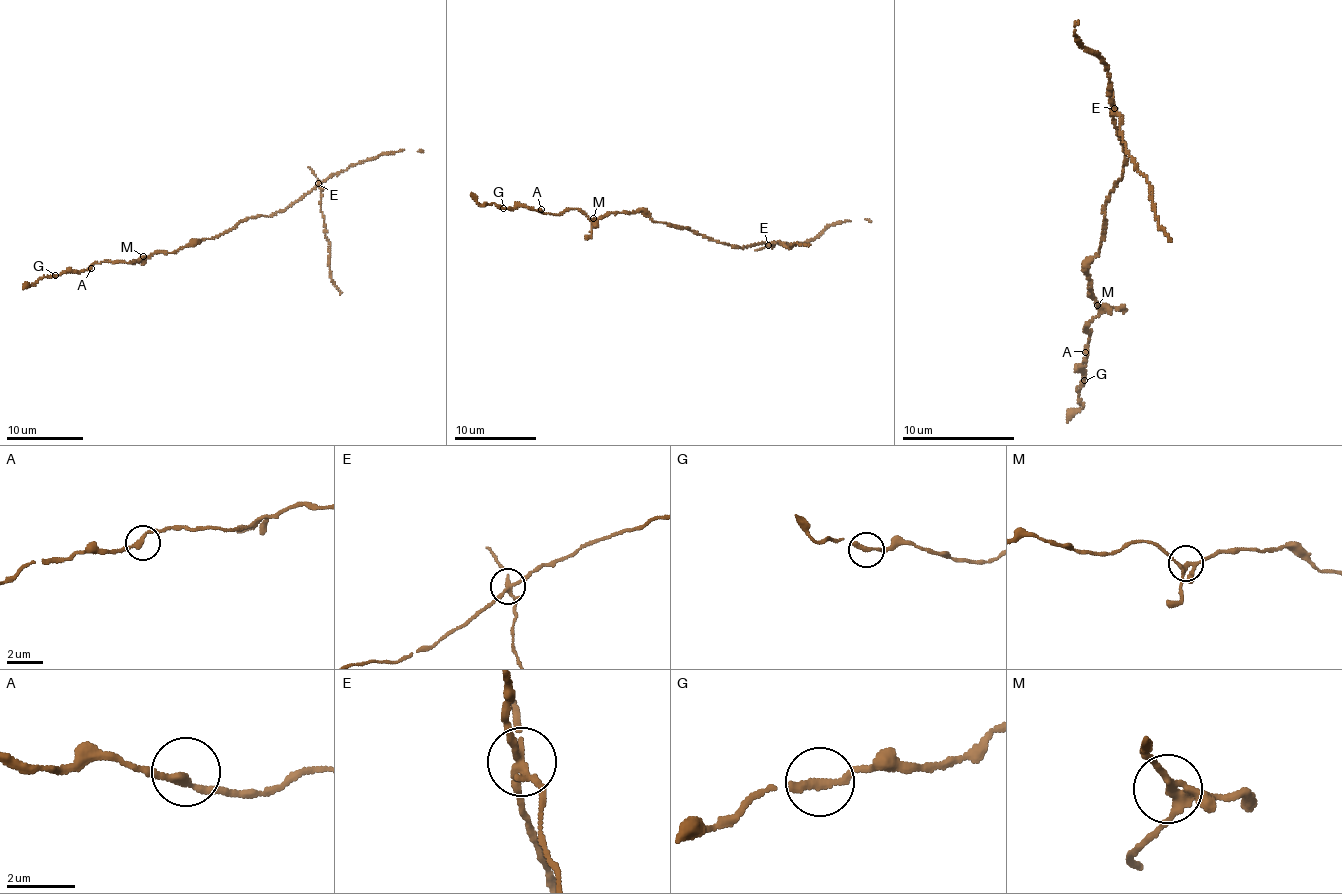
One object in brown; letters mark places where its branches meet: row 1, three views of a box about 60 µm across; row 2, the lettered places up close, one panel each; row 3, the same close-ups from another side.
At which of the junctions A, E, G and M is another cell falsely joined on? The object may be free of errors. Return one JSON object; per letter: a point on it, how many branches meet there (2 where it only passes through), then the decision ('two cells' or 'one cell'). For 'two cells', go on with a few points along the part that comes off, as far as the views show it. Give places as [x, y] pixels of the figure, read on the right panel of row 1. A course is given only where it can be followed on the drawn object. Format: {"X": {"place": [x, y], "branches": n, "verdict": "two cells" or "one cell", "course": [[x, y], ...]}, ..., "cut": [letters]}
{"A": {"place": [1085, 352], "branches": 2, "verdict": "one cell"}, "E": {"place": [1114, 108], "branches": 4, "verdict": "two cells", "course": [[1113, 109], [1120, 115], [1126, 152], [1137, 172], [1147, 177], [1155, 220], [1171, 241]]}, "G": {"place": [1084, 380], "branches": 2, "verdict": "one cell"}, "M": {"place": [1097, 305], "branches": 4, "verdict": "one cell"}, "cut": ["E"]}

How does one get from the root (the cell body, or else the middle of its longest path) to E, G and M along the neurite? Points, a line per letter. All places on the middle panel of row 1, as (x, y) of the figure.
E: (675, 225), (741, 247), (767, 244)
G: (675, 225), (654, 222), (640, 211), (607, 212), (592, 219), (576, 208), (558, 214), (521, 206), (503, 208)
M: (675, 225), (654, 222), (640, 211), (607, 212), (593, 218)

